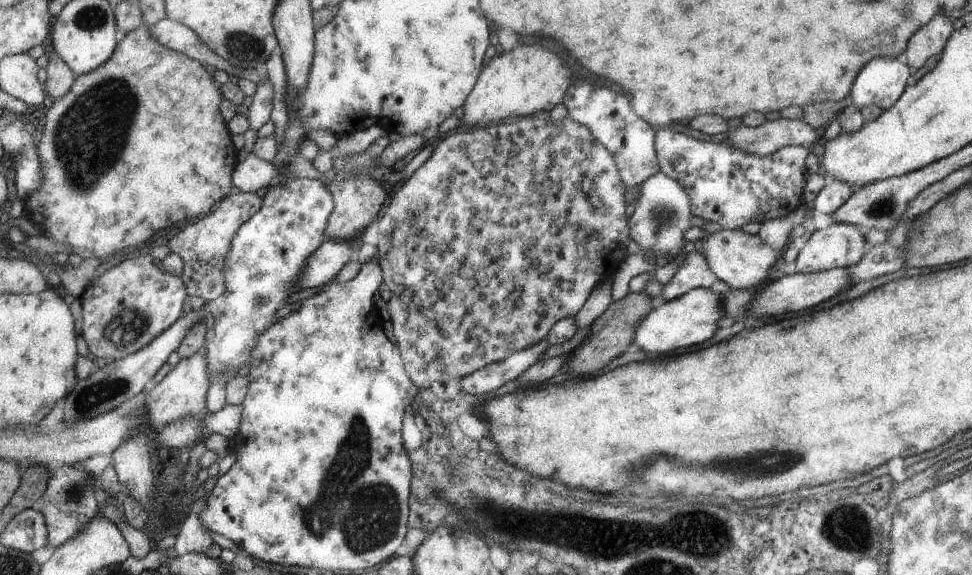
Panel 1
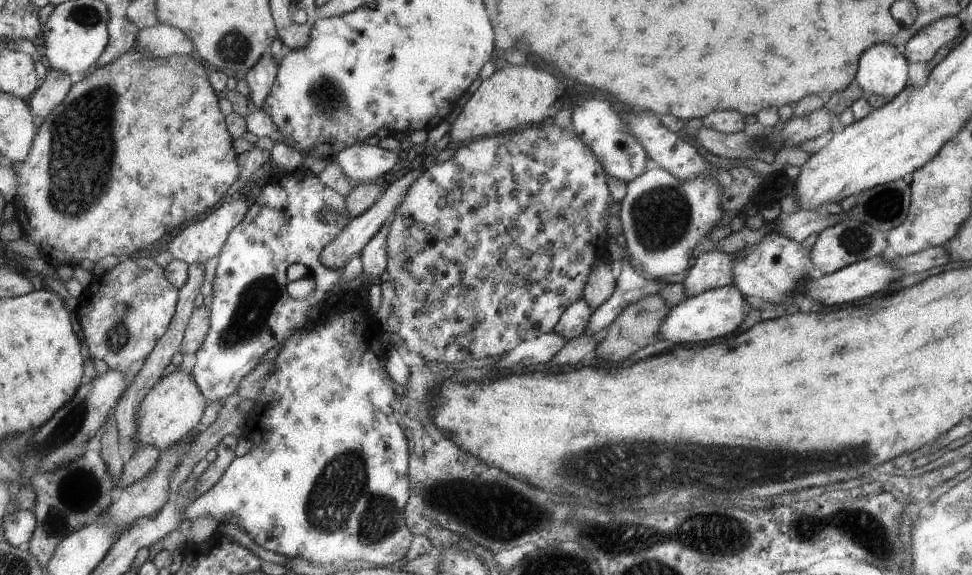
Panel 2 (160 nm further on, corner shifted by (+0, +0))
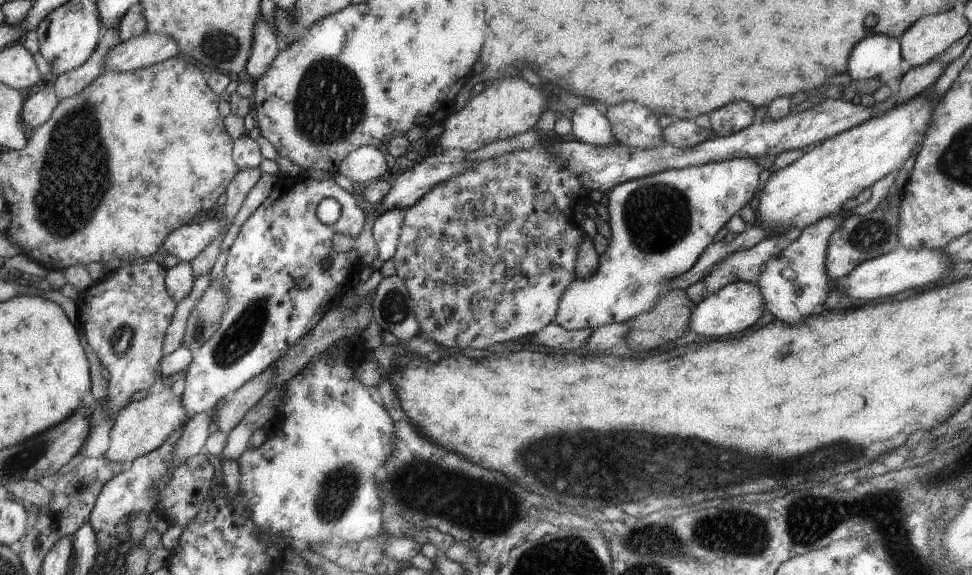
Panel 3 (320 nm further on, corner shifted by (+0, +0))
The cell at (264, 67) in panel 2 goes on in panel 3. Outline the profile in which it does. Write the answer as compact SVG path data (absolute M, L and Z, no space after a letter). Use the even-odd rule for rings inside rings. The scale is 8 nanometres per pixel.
M259 17L258 24L255 25L253 52L246 66L246 72L256 81L269 70L271 59L279 51L276 39L269 22L264 17Z

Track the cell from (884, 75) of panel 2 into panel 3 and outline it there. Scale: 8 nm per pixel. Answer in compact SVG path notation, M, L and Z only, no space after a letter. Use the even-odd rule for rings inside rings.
M871 33L863 37L849 54L846 72L851 80L878 78L882 84L901 76L902 50L895 37Z

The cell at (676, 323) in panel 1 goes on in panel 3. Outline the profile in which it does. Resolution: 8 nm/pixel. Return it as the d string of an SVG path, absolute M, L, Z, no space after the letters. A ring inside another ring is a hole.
M735 281L723 288L705 295L691 311L690 325L687 331L701 336L721 338L725 334L741 332L749 328L761 316L761 290L757 283Z

